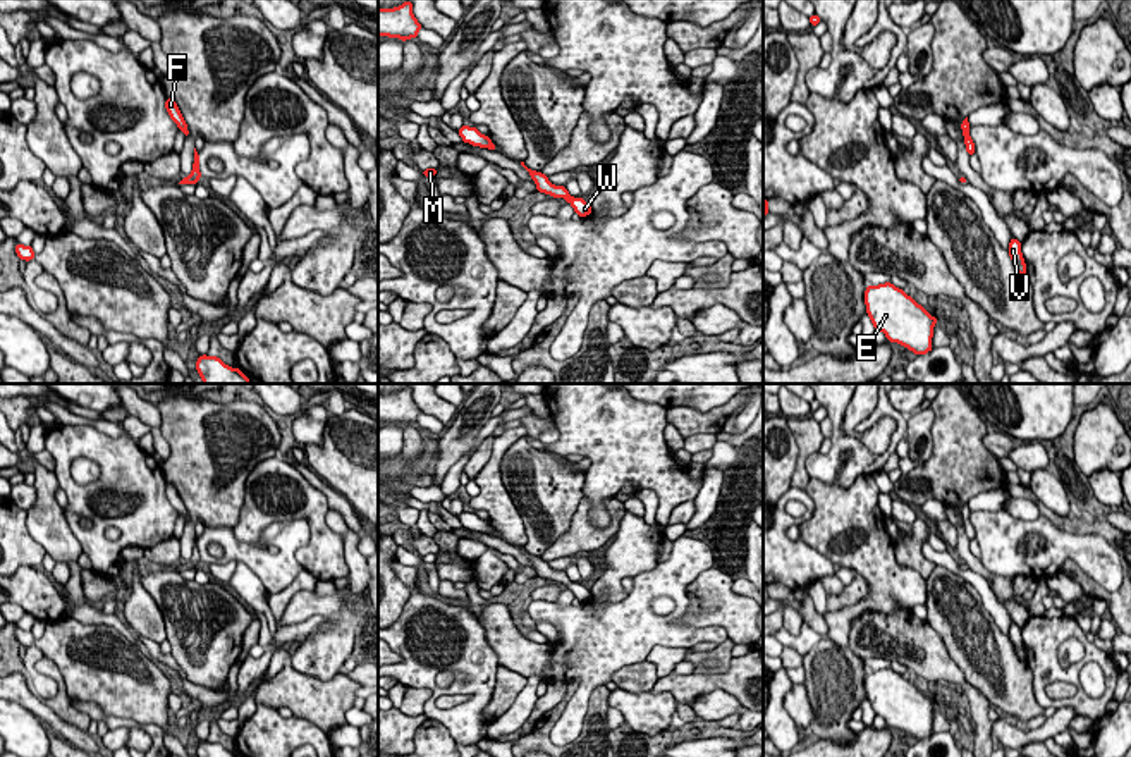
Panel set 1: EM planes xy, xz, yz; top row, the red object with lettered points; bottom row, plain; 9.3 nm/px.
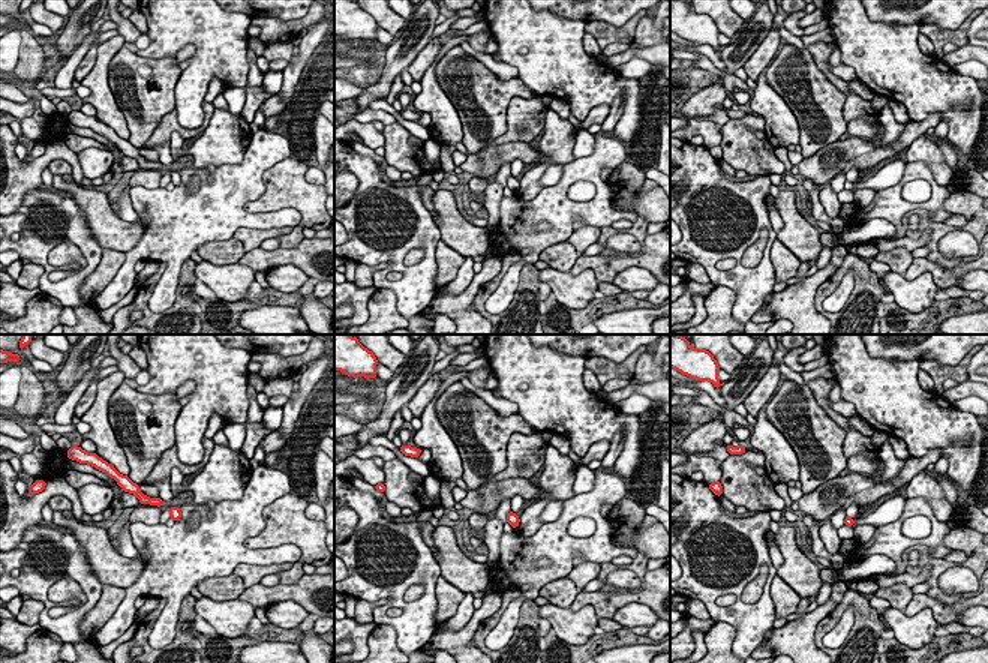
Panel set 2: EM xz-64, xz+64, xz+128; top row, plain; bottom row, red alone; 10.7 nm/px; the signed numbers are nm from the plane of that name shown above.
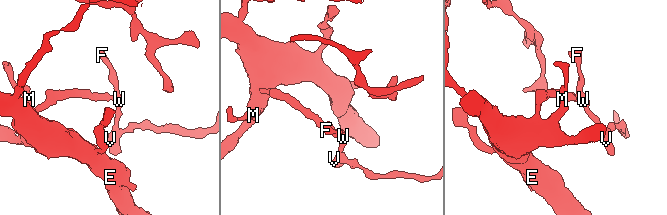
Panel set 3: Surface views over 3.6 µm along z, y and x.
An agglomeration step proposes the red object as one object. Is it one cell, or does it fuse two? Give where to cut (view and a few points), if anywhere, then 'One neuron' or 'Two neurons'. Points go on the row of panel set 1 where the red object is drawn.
No split. One neuron

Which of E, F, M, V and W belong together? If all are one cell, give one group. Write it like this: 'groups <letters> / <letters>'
groups E F M V W

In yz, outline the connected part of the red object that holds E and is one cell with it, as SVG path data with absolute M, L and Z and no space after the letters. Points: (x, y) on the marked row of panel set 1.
M890 282L868 286L865 291L866 313L877 330L914 354L933 349L933 327L938 323L921 305Z

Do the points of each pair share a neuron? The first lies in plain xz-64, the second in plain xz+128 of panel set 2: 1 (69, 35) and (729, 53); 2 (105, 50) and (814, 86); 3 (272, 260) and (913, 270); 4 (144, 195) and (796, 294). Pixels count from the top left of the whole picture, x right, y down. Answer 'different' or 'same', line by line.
1: same
2: different
3: same
4: different

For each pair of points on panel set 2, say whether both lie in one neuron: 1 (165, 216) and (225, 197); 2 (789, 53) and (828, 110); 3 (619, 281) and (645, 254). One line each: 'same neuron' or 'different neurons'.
1: same neuron
2: same neuron
3: different neurons

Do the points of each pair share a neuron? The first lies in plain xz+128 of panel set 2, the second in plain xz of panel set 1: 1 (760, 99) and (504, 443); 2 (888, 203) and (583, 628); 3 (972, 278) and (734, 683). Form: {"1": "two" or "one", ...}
{"1": "one", "2": "one", "3": "two"}

